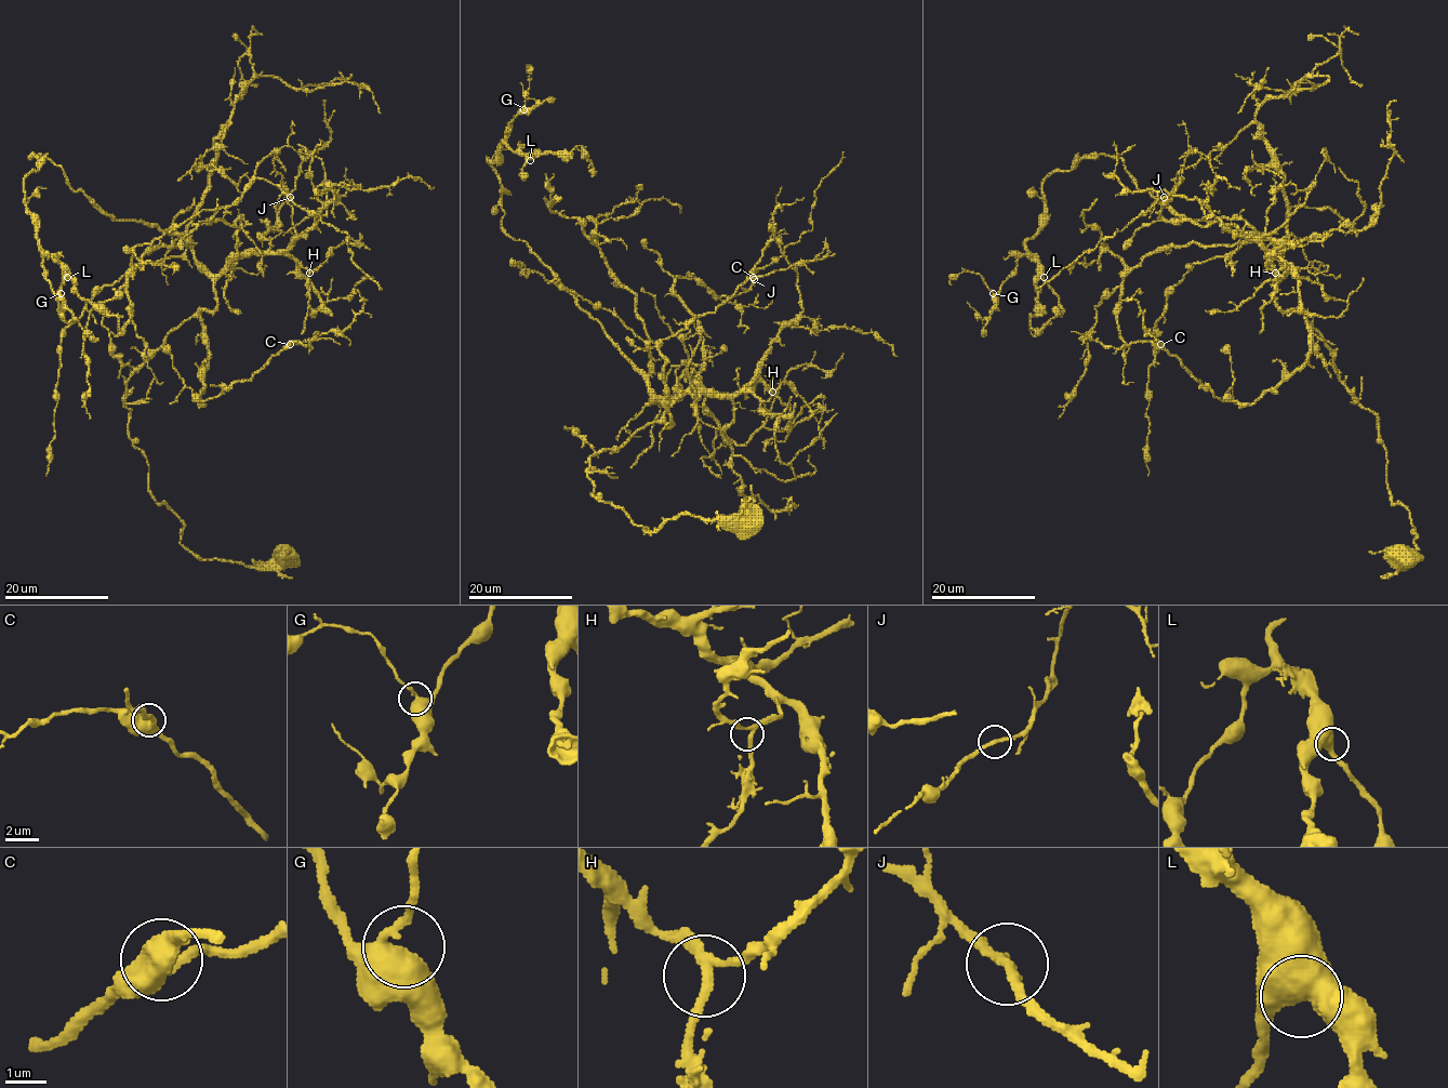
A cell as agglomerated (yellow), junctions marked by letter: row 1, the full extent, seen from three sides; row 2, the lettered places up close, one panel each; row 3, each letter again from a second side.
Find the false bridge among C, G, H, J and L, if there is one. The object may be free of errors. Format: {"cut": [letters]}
{"cut": []}

